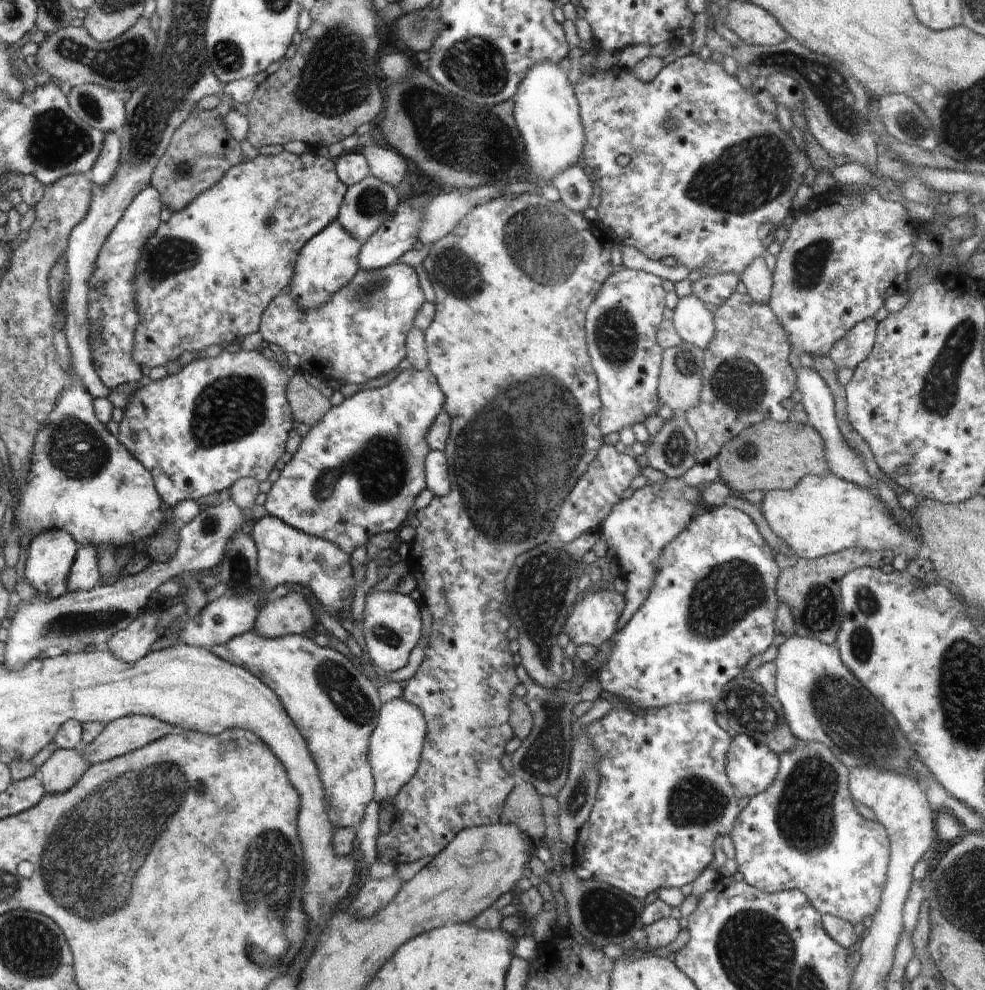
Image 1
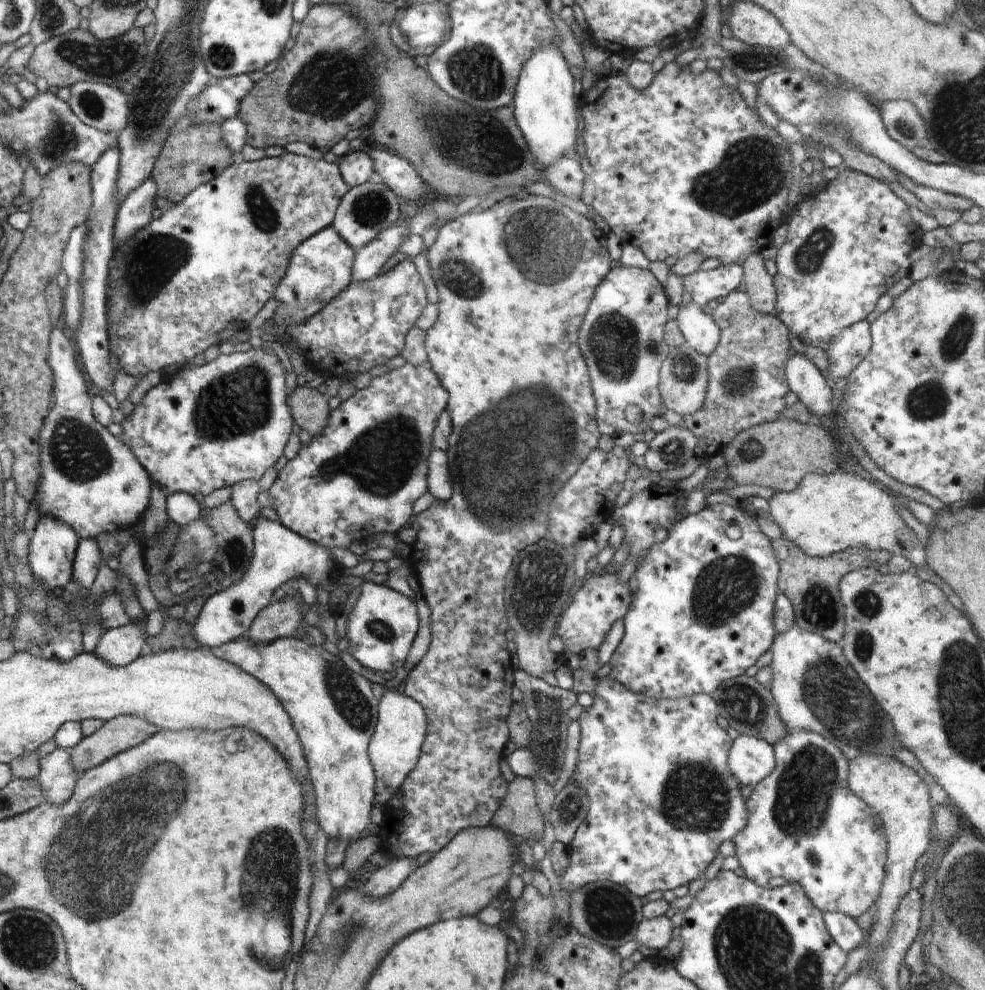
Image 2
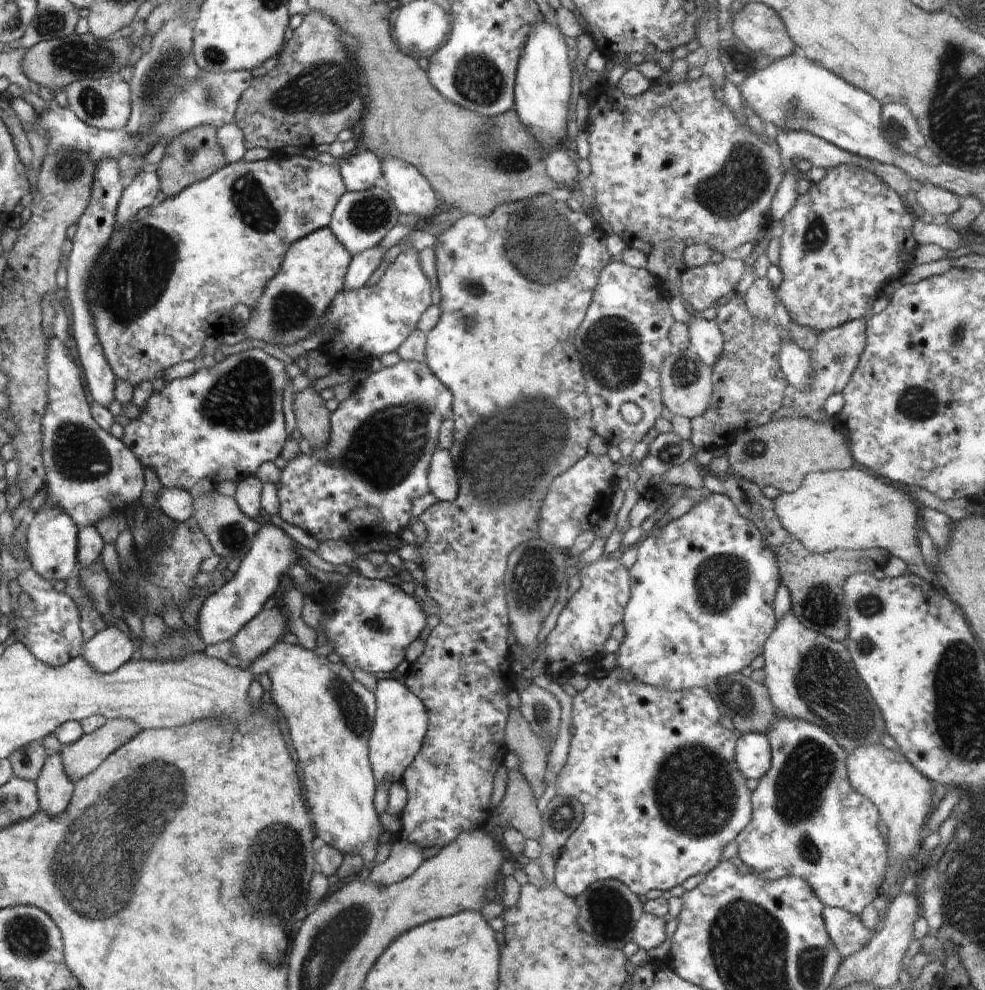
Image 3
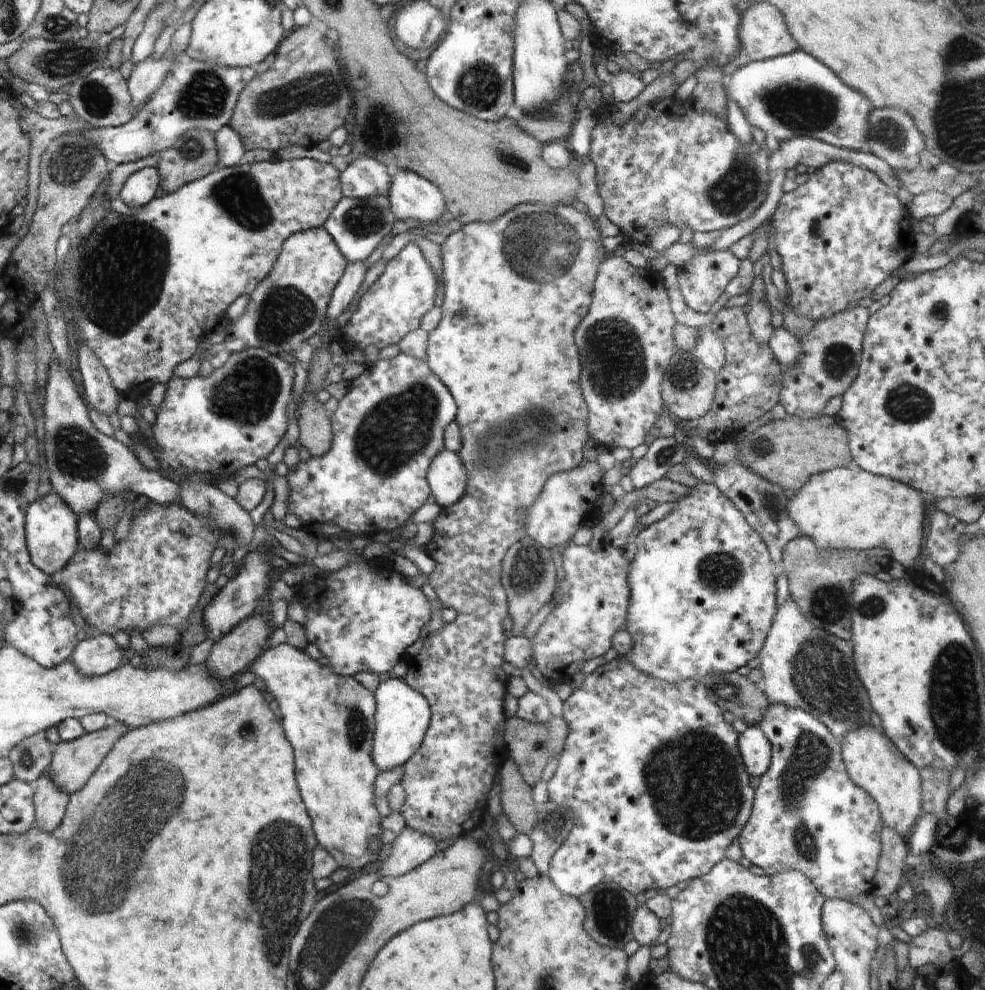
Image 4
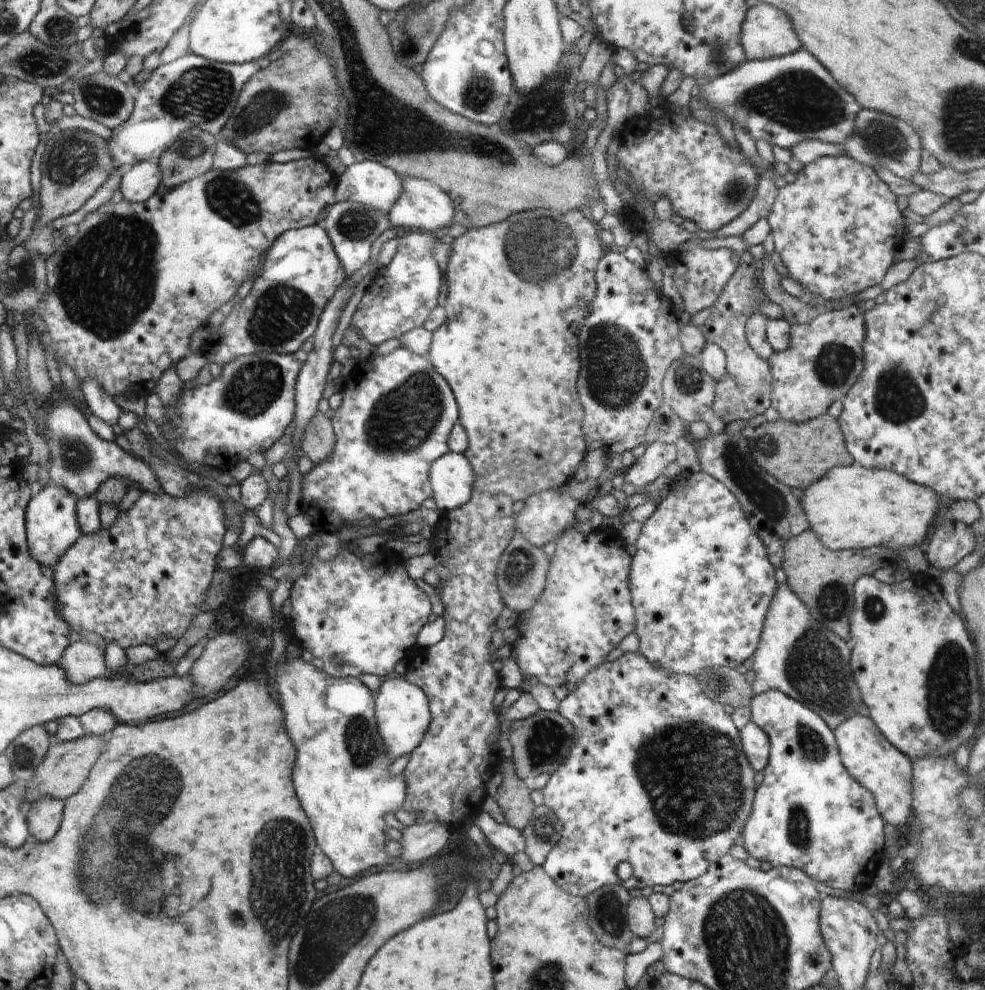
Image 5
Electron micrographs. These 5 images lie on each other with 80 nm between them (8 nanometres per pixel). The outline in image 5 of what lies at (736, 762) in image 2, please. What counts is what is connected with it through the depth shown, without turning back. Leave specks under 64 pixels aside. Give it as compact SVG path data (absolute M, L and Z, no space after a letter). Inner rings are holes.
M750 722L739 730L741 746L754 773L764 771L769 760L769 739L756 724Z

